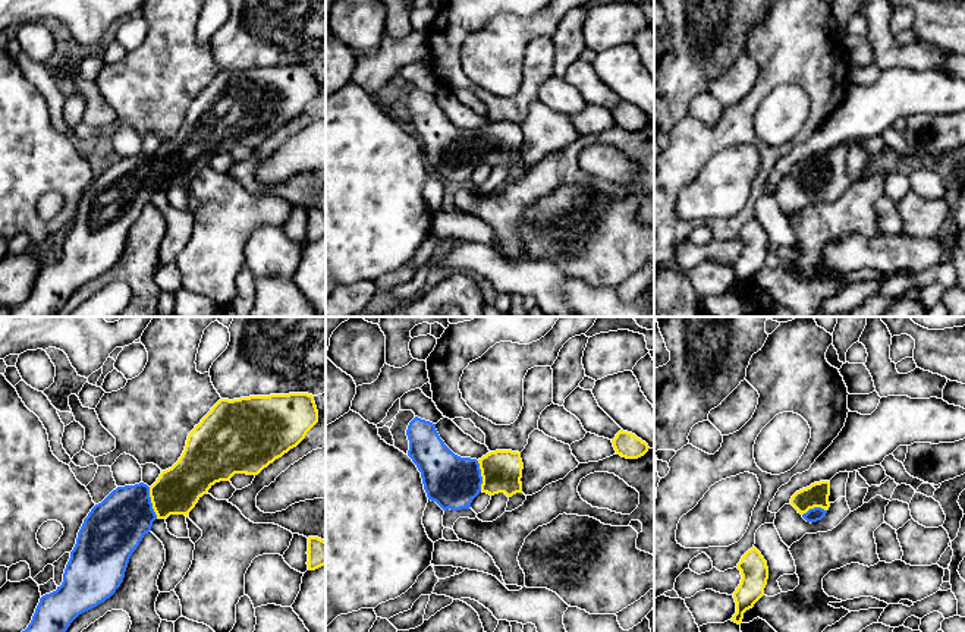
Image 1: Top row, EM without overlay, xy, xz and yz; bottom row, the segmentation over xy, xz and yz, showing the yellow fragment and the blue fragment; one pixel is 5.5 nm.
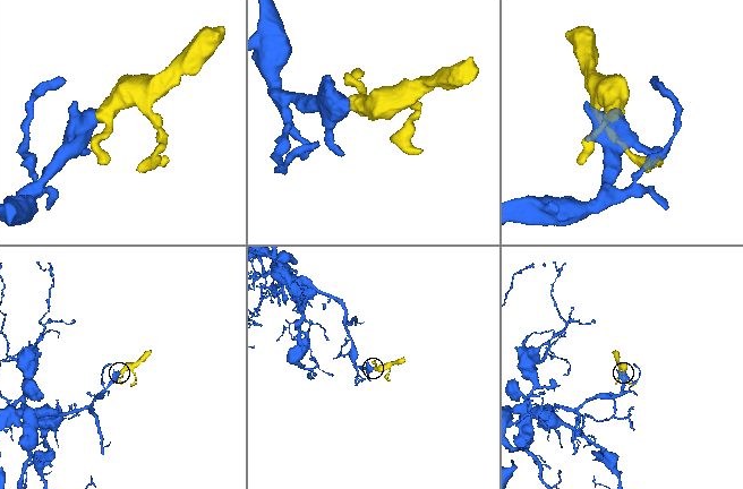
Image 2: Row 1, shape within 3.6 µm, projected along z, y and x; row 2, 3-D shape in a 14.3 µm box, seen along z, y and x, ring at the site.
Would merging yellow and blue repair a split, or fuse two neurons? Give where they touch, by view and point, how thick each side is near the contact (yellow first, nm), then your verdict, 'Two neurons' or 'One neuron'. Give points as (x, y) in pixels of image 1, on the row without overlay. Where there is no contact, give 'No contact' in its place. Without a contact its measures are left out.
Touches yellow at xy (151, 173). Thickness 260 nm (yellow) against 320 nm. One neuron

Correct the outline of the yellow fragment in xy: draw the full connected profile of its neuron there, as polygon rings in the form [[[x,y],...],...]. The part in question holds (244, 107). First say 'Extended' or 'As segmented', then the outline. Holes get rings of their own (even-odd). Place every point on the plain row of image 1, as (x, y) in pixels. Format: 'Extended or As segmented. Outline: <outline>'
Extended. Outline: [[[308,65],[220,70],[189,104],[179,132],[151,158],[117,158],[91,180],[62,257],[40,270],[31,295],[10,309],[10,317],[53,317],[79,286],[116,264],[132,224],[157,189],[188,189],[216,154],[235,145],[258,147],[317,94]]]

